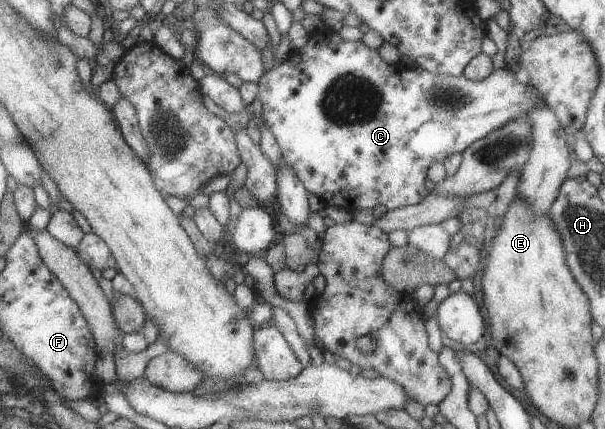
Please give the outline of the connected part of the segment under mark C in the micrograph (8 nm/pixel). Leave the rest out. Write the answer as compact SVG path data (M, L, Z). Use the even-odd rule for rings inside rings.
M323 27L312 32L308 44L304 48L296 50L290 56L290 60L283 61L280 65L265 72L259 82L259 98L262 100L264 122L274 134L284 162L294 168L305 187L318 197L325 207L340 207L352 214L355 210L362 210L362 208L370 210L378 205L391 211L420 203L422 198L429 193L424 188L424 180L426 180L426 170L431 164L434 162L442 163L447 156L462 153L471 142L500 128L506 121L524 118L524 115L527 115L541 102L539 92L529 83L518 82L514 73L505 66L493 70L483 80L475 81L467 79L463 74L450 76L431 73L418 66L413 68L403 66L400 63L385 62L376 50L365 46L360 39L357 41L344 40L338 32Z

